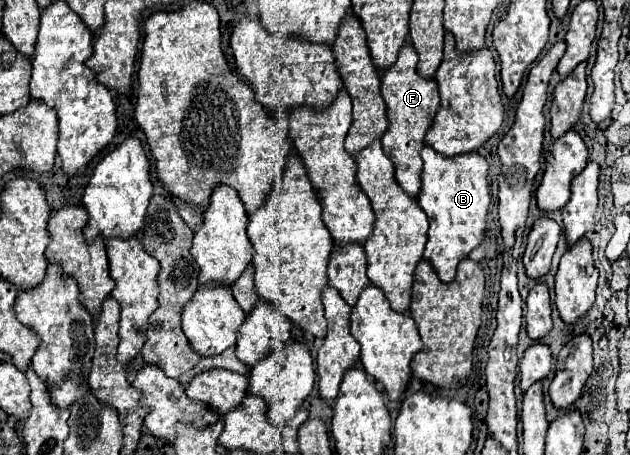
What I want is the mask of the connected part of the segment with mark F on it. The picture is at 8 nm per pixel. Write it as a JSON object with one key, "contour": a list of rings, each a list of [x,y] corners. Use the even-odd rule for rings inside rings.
{"contour":[[[404,43],[398,59],[382,73],[382,97],[386,101],[386,115],[388,115],[388,129],[382,135],[382,149],[390,157],[396,167],[396,181],[410,197],[416,197],[420,191],[420,175],[422,175],[422,159],[420,149],[424,143],[424,135],[432,125],[434,113],[440,107],[438,85],[434,79],[426,79],[416,69],[418,53],[410,43]]]}

